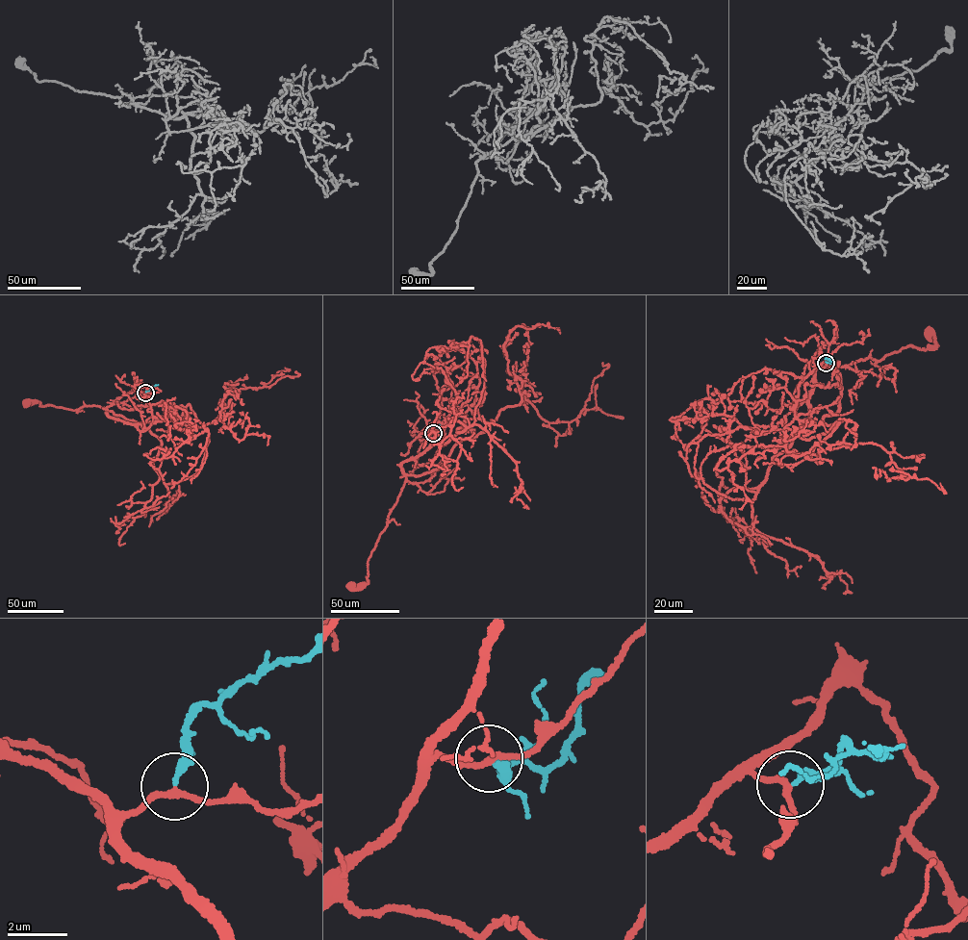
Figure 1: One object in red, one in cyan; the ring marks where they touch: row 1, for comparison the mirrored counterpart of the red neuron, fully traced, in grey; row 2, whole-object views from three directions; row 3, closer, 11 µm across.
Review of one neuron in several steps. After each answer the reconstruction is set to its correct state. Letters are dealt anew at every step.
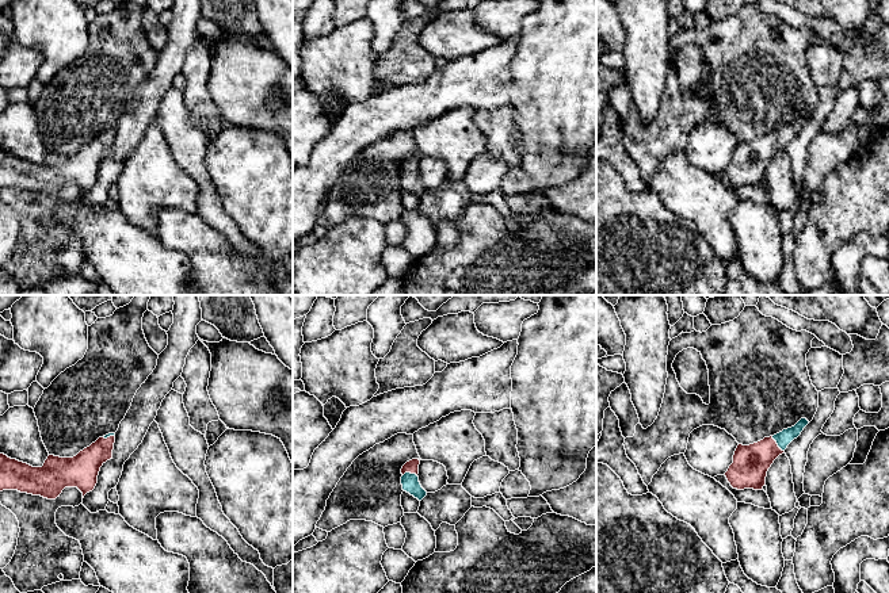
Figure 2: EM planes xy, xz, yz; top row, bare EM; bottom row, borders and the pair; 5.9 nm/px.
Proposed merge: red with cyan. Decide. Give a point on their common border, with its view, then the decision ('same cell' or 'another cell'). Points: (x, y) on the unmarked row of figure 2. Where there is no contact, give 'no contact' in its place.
yz (777, 141) | same cell

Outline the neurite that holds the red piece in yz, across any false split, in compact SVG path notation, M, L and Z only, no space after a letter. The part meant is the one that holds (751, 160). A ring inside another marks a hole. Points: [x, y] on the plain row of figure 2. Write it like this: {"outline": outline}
{"outline": "M801 115L794 123L764 134L758 139L739 141L733 152L733 160L725 169L730 183L737 187L762 187L766 181L767 168L774 157L785 149L787 142L801 131L808 120L806 115Z"}

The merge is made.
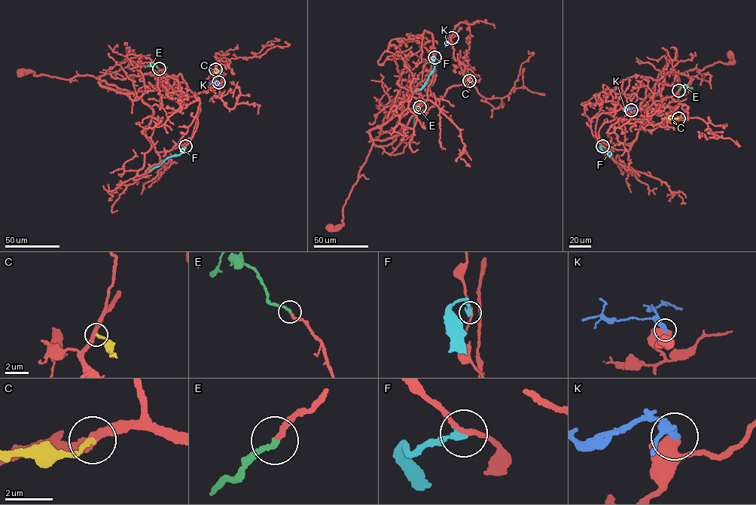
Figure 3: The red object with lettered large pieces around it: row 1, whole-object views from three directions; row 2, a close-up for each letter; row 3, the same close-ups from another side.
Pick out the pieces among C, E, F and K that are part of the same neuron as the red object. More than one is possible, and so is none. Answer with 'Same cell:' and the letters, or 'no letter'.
Same cell: E

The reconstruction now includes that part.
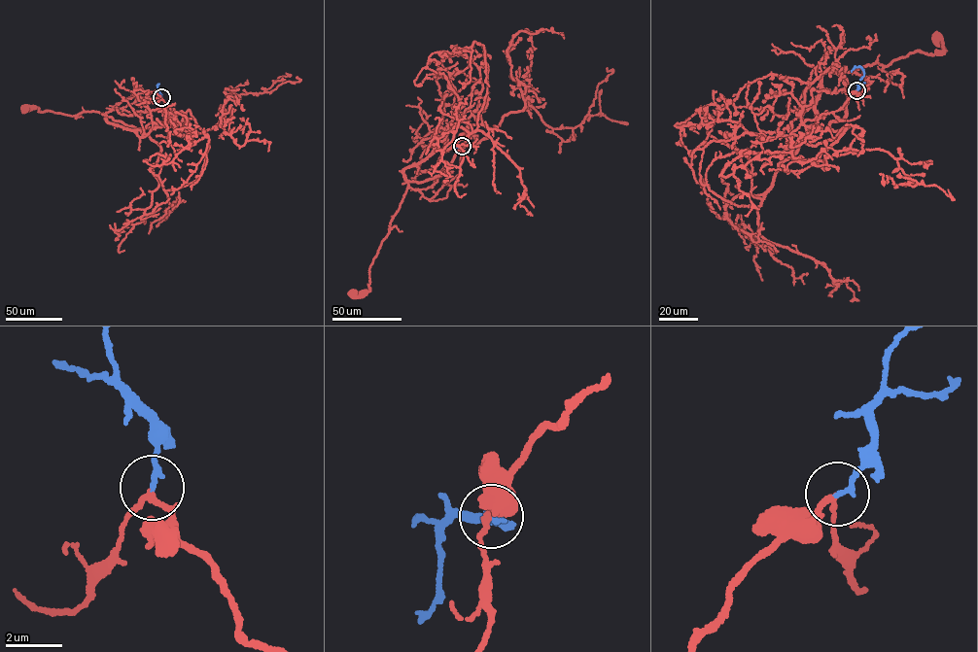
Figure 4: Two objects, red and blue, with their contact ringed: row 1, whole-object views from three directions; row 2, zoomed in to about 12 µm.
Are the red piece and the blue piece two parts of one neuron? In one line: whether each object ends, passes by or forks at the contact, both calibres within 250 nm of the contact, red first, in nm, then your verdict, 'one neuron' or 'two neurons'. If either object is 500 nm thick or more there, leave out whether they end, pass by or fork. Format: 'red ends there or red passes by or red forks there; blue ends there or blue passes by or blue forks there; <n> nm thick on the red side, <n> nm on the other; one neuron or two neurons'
red passes by; blue ends there; 170 nm thick on the red side, 200 nm on the other; one neuron

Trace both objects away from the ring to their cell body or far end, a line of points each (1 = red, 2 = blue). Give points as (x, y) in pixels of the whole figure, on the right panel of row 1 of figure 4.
1: (856, 89), (817, 118), (826, 112), (813, 104), (827, 71), (942, 52), (936, 39)
2: (856, 89), (863, 70), (859, 67), (851, 71)

